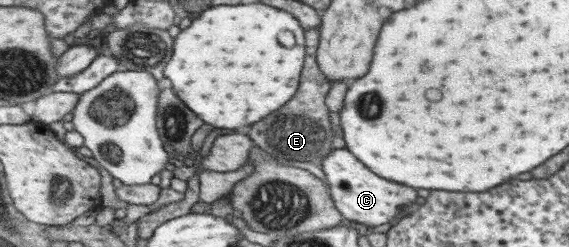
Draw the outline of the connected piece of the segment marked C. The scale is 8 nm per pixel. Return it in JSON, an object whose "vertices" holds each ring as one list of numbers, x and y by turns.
{"vertices":[[346,148,334,149,320,159,315,168,329,184,328,190,335,201,335,208,342,214,345,223,356,223,363,229,371,229,382,223,393,223,404,205,416,201,416,191,392,181,384,181,370,173]]}

